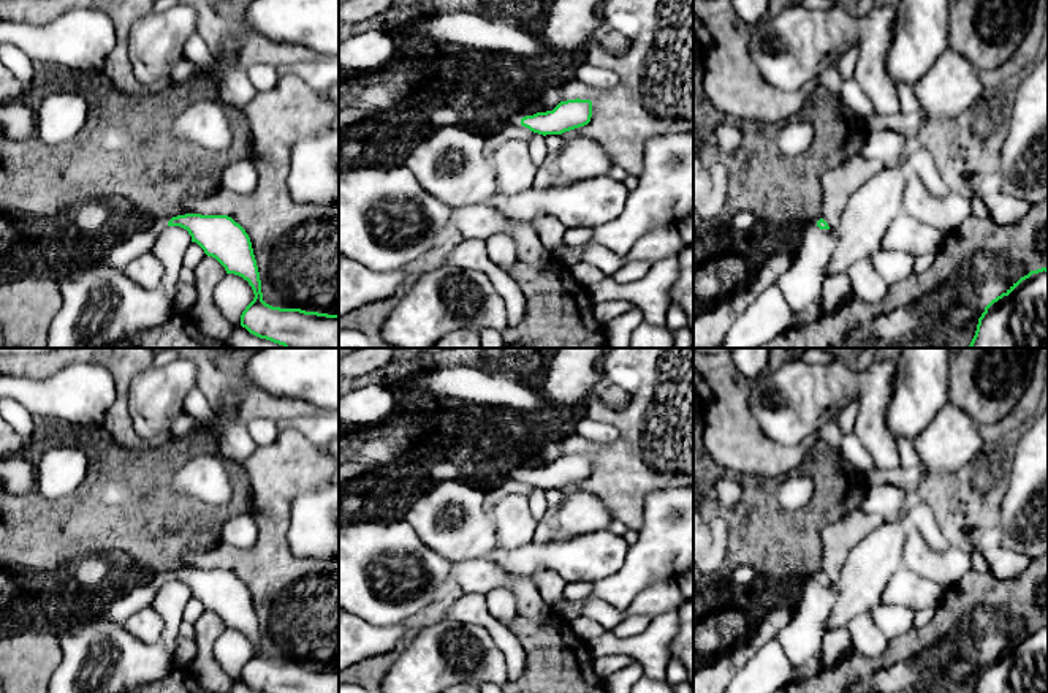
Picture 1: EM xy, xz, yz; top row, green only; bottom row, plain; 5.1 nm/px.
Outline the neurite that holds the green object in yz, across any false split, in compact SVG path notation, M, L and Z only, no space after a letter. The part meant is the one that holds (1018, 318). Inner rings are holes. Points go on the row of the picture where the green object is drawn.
M1048 269L1031 271L993 299L969 348L1048 348Z

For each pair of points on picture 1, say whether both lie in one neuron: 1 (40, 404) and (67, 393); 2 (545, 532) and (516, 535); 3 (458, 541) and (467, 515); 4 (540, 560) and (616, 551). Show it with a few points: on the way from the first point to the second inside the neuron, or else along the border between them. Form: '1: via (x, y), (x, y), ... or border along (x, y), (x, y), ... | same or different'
1: via (46, 399), (60, 396) | same
2: border along (539, 521), (534, 540) | different
3: via (458, 535), (458, 524), (461, 521) | same
4: via (559, 556), (597, 554) | same

